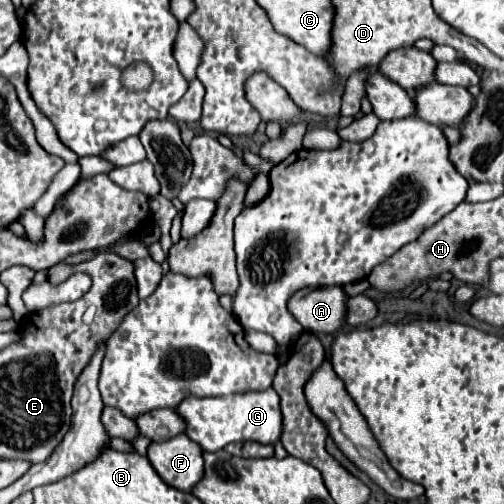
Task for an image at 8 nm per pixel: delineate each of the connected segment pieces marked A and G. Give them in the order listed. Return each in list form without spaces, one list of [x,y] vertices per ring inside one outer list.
[[[325,286],[325,288],[315,288],[307,292],[307,288],[295,292],[289,298],[289,312],[295,316],[295,320],[309,332],[337,332],[341,324],[345,322],[345,302],[347,296],[339,286]]]
[[[273,388],[267,392],[243,392],[215,398],[189,396],[175,412],[185,420],[185,434],[207,452],[217,452],[231,442],[253,440],[259,444],[275,444],[281,438],[279,396]]]

